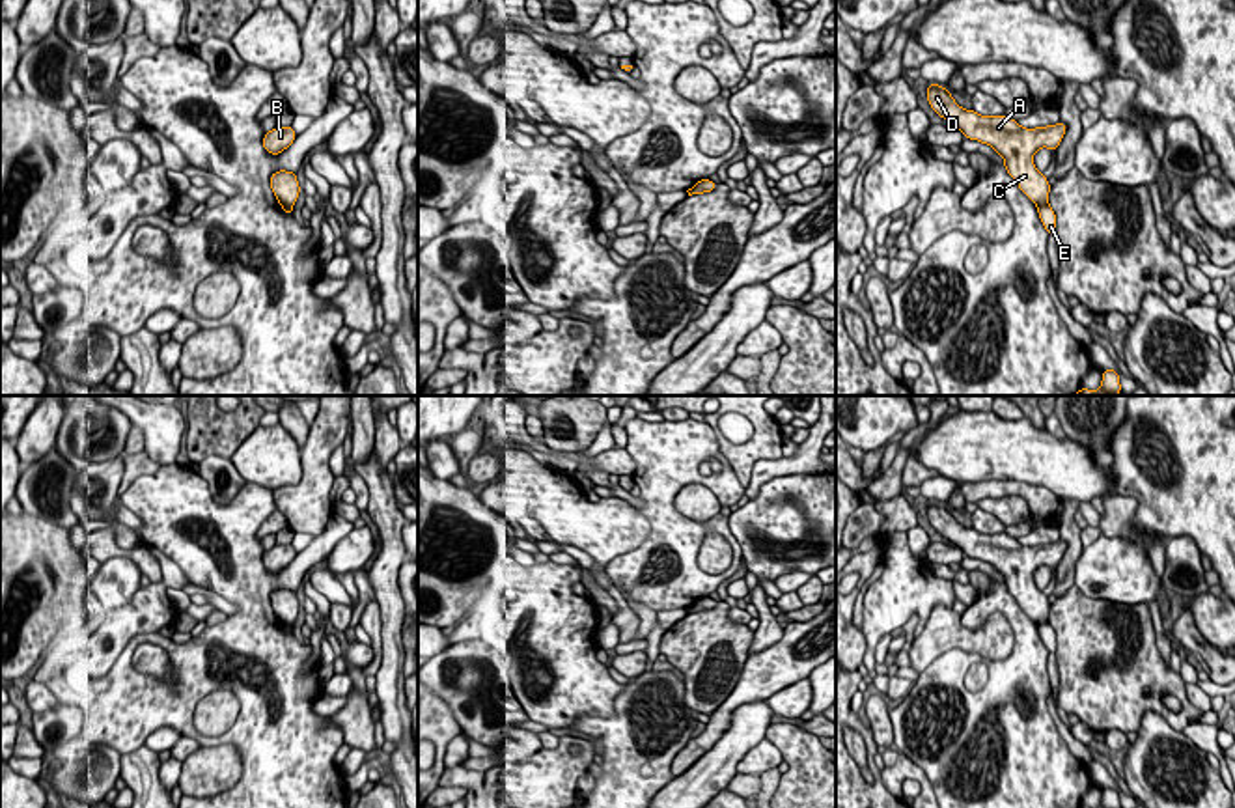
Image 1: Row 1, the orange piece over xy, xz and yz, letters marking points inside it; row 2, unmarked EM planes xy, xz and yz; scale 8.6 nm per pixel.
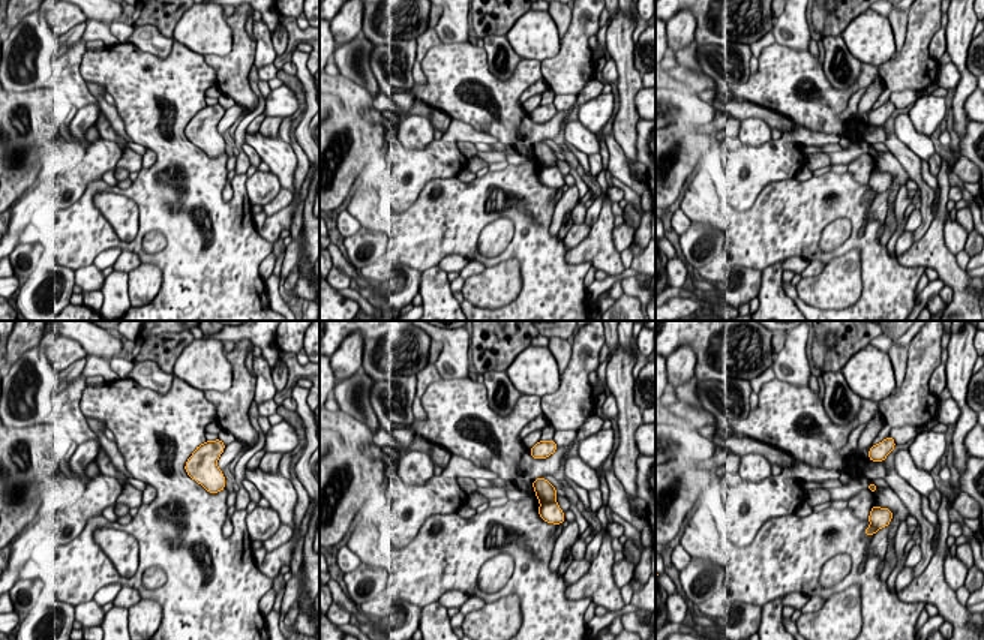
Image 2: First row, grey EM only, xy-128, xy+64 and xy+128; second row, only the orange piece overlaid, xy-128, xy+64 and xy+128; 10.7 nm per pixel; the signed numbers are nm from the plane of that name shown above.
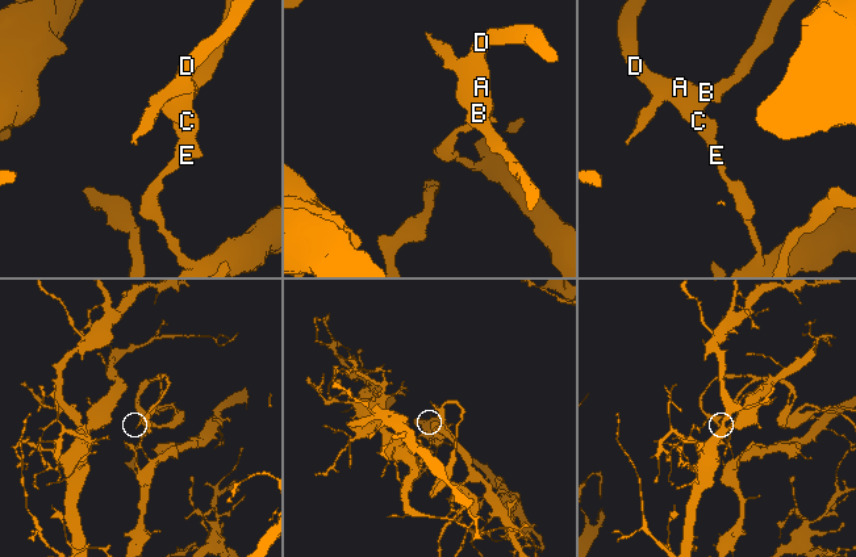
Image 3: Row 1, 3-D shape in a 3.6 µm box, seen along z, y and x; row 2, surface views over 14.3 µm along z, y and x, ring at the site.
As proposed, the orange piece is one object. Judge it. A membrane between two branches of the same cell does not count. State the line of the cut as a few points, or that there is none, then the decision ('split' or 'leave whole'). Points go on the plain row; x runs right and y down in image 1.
yz (1047, 622), (1038, 626) | split

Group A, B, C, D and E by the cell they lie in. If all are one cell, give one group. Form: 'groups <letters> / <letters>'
groups A B C D / E

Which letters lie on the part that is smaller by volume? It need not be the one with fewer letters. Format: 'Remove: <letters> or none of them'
Remove: A, B, C, D

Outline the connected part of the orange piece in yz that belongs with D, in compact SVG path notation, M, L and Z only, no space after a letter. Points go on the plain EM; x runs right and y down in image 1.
M929 502L925 511L931 526L964 556L987 562L1004 575L1007 592L1037 625L1048 623L1050 603L1035 586L1034 573L1041 565L1058 567L1067 549L1063 539L1026 547L1007 534L981 534L959 524L944 504Z

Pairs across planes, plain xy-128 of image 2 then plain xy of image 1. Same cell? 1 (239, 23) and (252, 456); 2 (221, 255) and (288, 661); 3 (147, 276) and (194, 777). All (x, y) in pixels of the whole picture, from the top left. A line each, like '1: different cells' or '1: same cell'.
1: different cells
2: same cell
3: same cell

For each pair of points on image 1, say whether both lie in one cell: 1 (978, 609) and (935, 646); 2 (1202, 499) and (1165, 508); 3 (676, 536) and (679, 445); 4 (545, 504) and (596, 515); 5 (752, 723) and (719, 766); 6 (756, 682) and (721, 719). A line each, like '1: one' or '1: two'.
1: two
2: one
3: one
4: one
5: one
6: one

